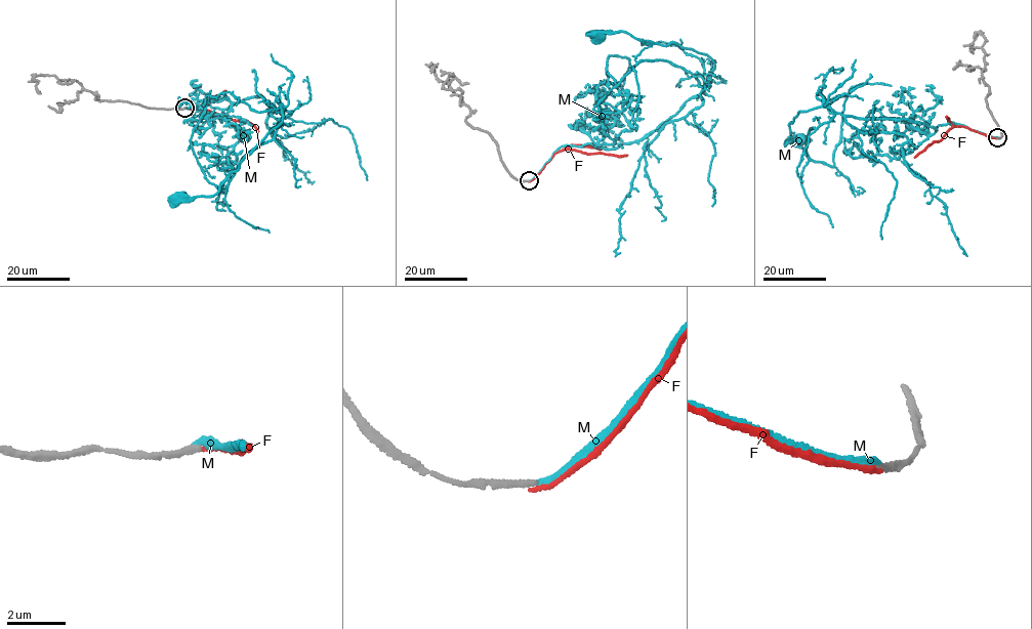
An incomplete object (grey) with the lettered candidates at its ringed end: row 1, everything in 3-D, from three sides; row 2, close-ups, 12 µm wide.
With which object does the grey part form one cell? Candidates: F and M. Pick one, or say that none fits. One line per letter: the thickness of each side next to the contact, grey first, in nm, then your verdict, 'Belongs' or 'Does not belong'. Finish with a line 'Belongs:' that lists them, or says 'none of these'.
F: Thickness 240 nm (grey) against 150 nm. Does not belong
M: Thickness 240 nm (grey) against 190 nm. Belongs
Belongs: M

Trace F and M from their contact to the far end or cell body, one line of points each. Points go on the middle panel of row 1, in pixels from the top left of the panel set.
F: (528, 181), (538, 174), (552, 155), (566, 149), (586, 154), (627, 155)
M: (529, 180), (563, 145), (617, 148), (641, 140), (711, 79), (711, 57), (692, 49), (619, 31), (599, 37)

